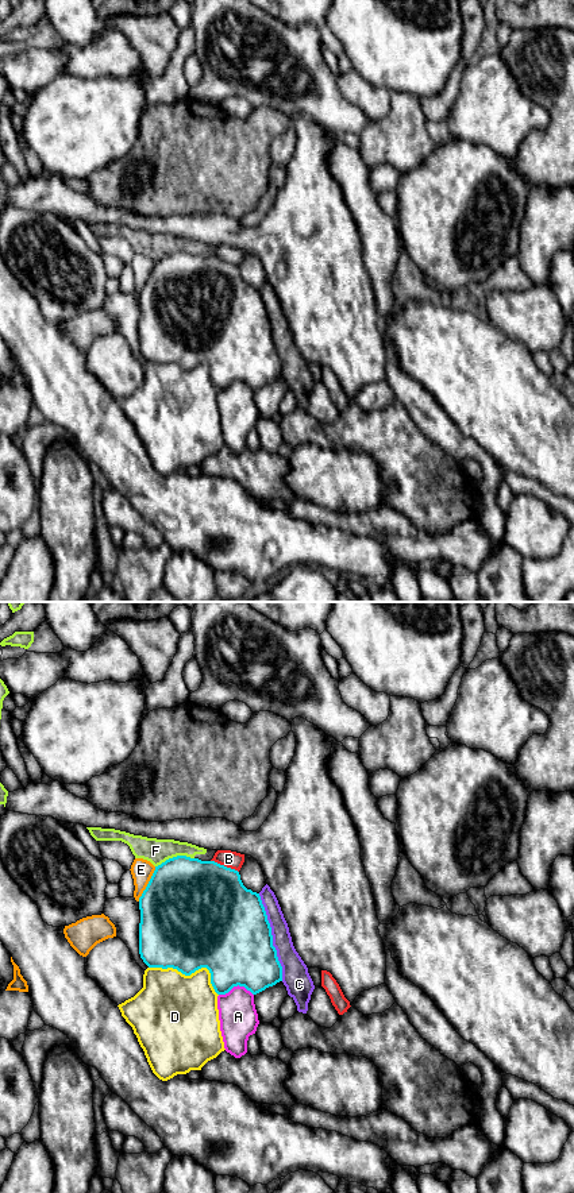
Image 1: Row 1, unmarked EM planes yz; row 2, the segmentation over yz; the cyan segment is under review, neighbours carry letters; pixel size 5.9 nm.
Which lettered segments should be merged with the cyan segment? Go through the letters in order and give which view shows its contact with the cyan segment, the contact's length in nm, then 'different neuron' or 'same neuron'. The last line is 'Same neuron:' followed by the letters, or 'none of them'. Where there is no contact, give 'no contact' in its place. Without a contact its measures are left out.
A: contact in yz; length 200 nm; different neuron
B: contact in yz; length 180 nm; different neuron
C: contact in yz; length 550 nm; different neuron
D: contact in yz; length 440 nm; different neuron
E: contact in yz; length 240 nm; different neuron
F: contact in yz; length 240 nm; same neuron
Same neuron: F

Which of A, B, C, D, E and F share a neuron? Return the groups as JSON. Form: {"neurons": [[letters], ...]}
{"neurons": [["A"], ["B"], ["C"], ["D"], ["E"], ["F"]]}

